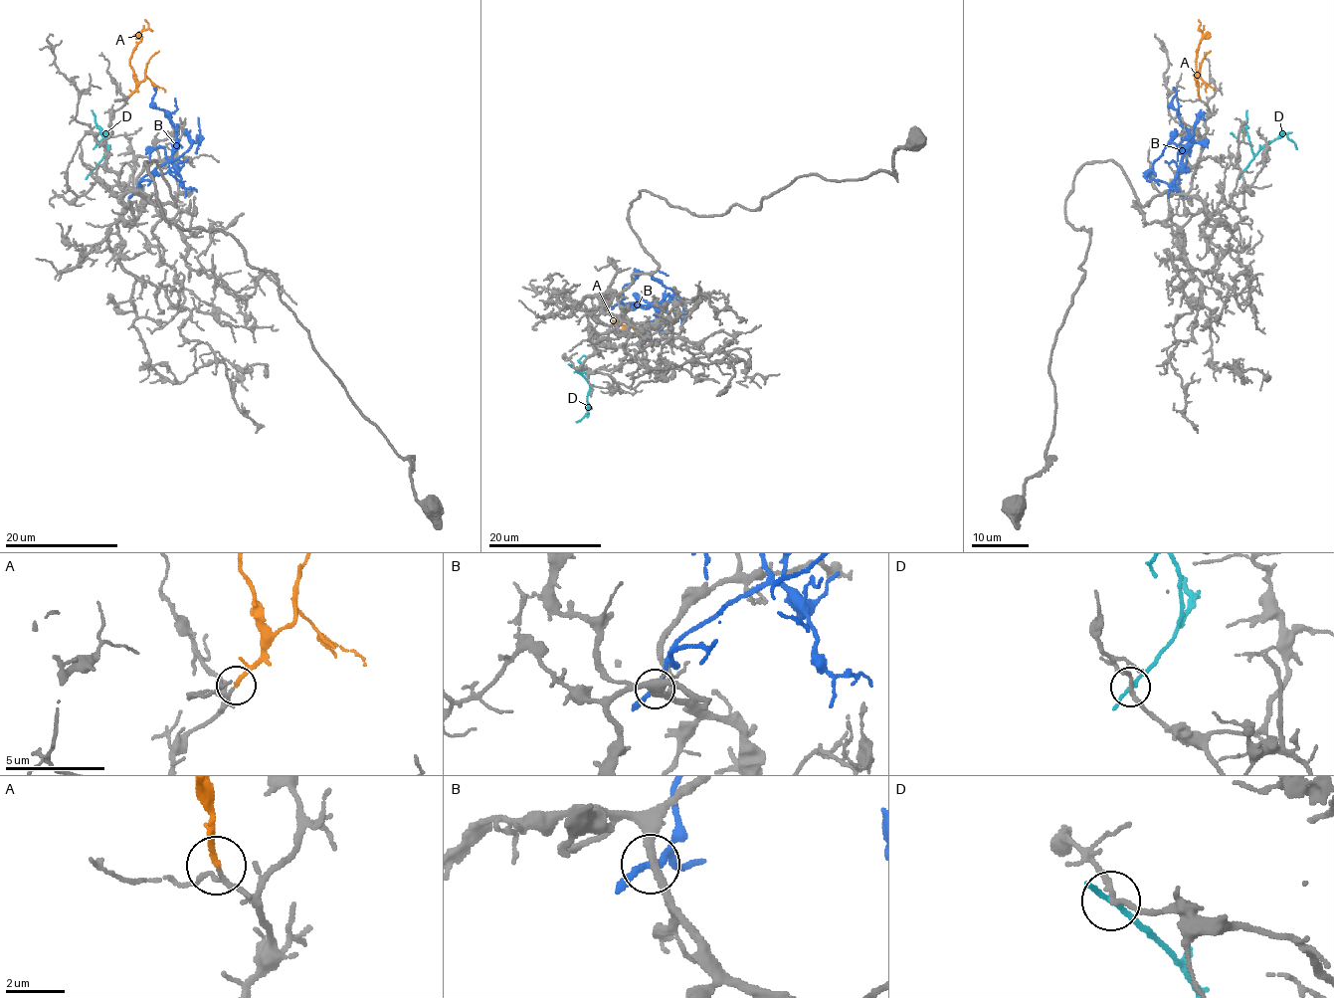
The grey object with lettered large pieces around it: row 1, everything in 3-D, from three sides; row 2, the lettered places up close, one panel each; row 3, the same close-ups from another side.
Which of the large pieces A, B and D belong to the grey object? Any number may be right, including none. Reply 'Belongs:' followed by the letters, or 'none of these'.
Belongs: A

